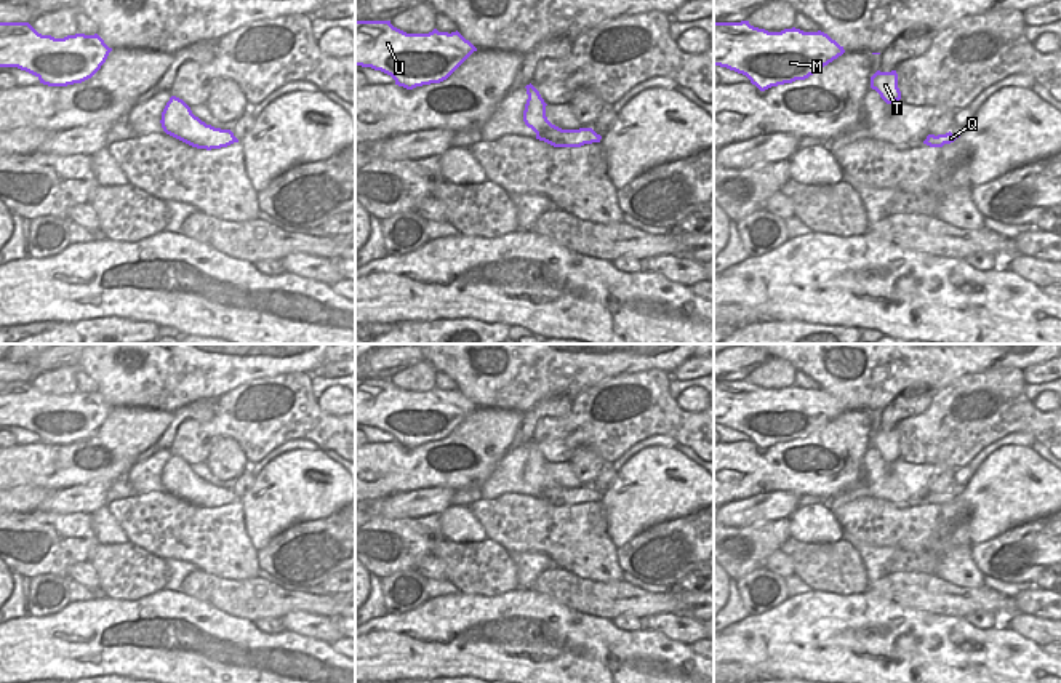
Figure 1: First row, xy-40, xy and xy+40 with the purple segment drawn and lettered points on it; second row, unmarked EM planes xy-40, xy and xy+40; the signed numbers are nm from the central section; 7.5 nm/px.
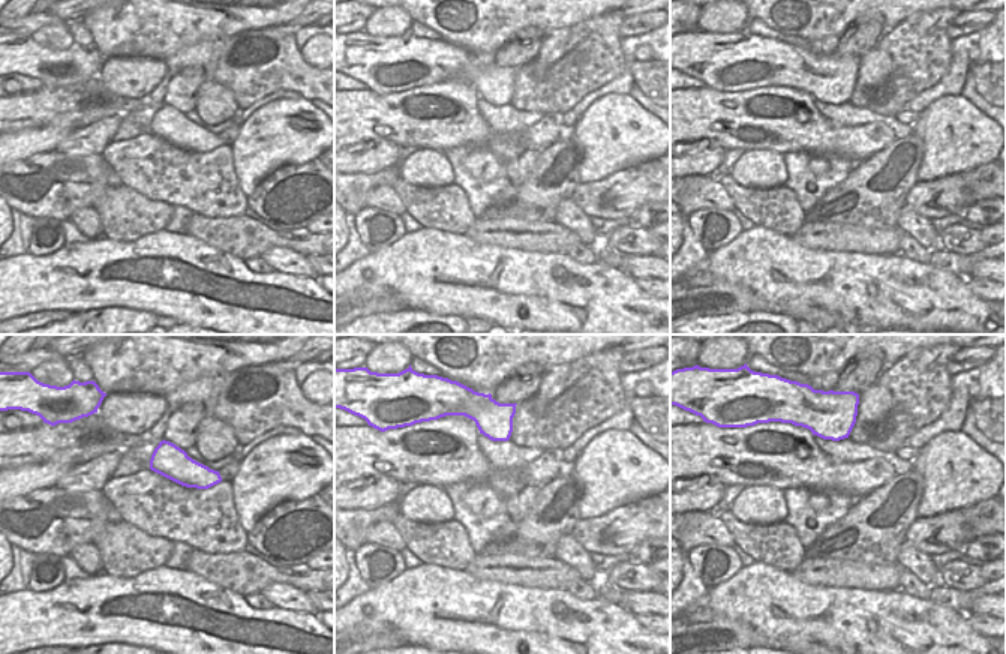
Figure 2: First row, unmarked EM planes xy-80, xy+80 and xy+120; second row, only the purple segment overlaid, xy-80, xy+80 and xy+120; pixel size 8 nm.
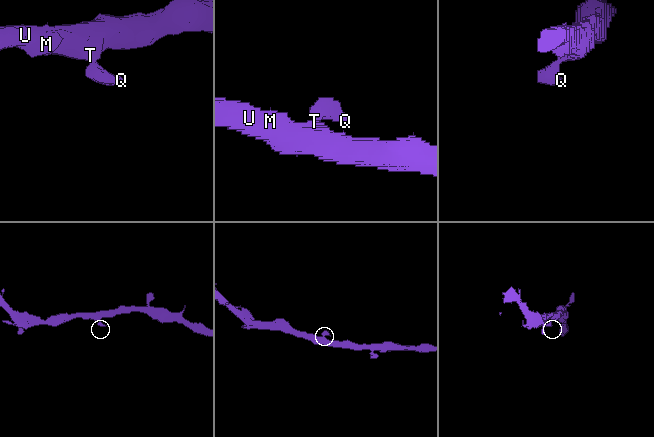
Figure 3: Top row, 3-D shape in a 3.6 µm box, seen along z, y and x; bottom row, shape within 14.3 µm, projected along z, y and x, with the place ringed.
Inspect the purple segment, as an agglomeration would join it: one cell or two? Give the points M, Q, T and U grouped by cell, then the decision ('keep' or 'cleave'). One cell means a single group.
M Q T U; keep

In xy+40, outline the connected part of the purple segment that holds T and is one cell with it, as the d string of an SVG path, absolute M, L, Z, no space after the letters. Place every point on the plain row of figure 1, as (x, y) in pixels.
M877 429L871 435L871 446L875 448L887 462L893 462L901 457L896 429L891 430Z

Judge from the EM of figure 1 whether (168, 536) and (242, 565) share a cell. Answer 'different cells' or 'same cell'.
same cell

